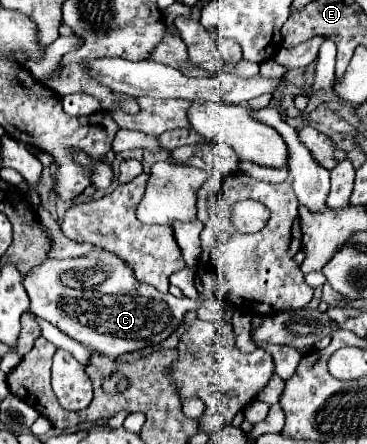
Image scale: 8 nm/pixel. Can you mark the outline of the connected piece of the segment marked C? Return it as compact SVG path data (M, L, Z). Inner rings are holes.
M111 253L77 259L47 259L23 277L29 295L29 309L55 325L81 345L111 359L145 347L161 345L183 321L187 311L199 309L199 301L159 293L147 283L139 283L129 265Z

